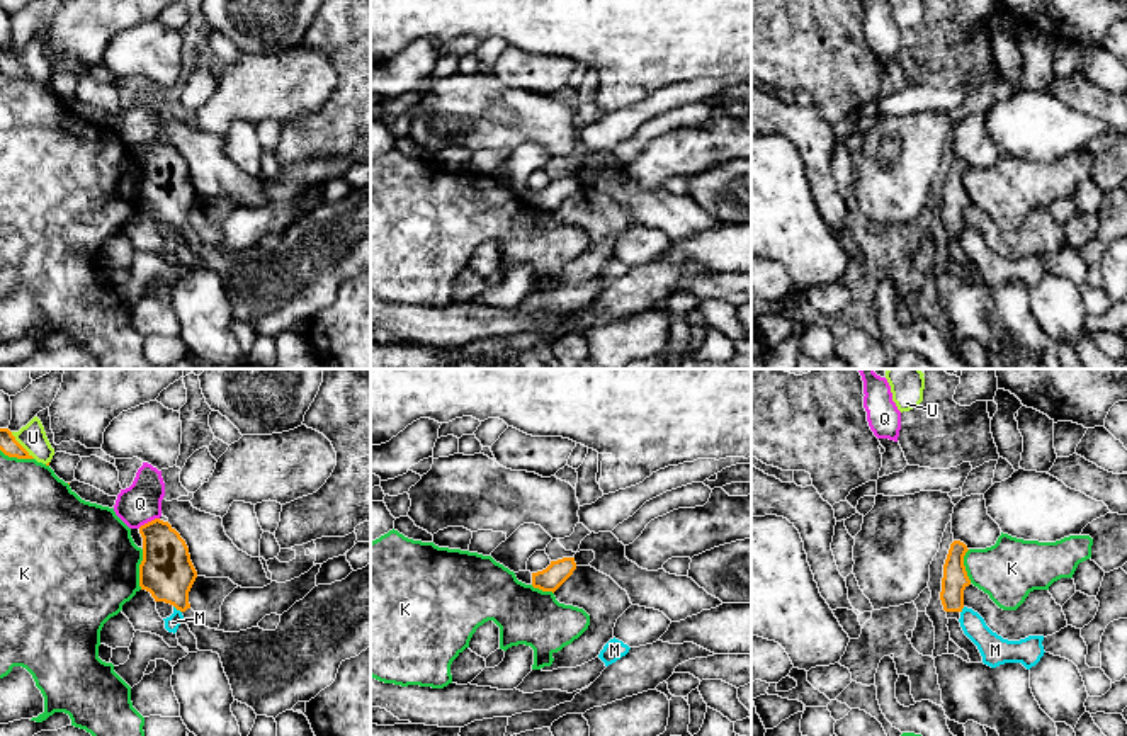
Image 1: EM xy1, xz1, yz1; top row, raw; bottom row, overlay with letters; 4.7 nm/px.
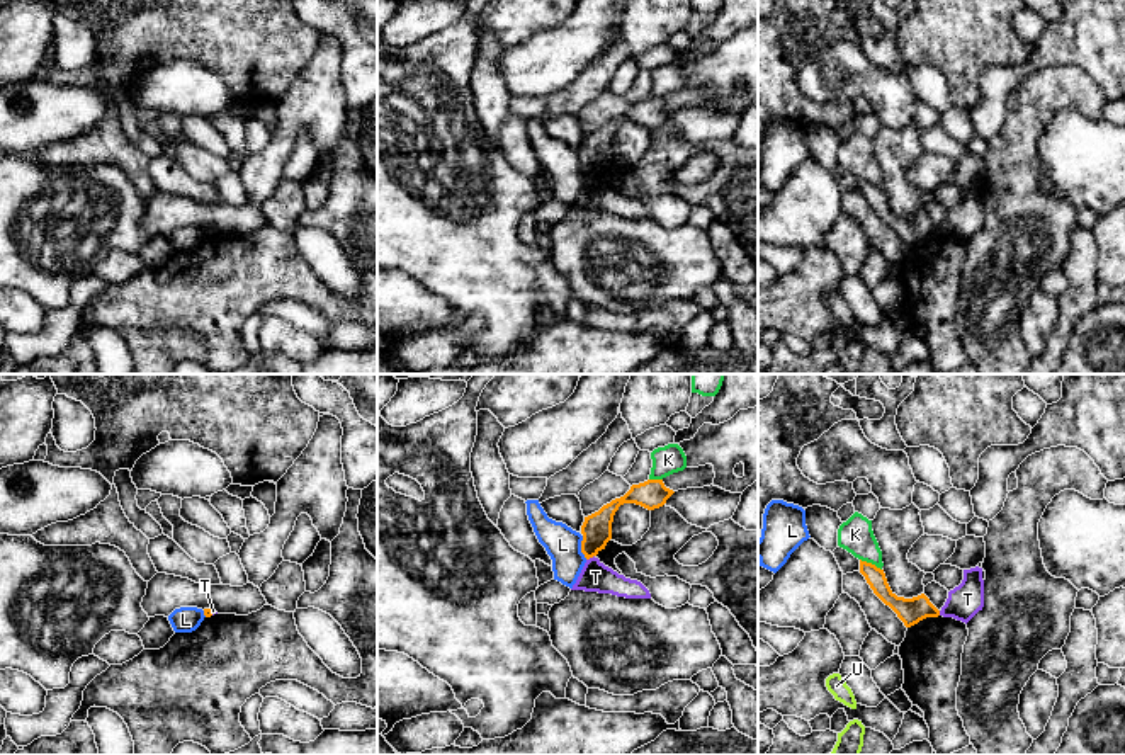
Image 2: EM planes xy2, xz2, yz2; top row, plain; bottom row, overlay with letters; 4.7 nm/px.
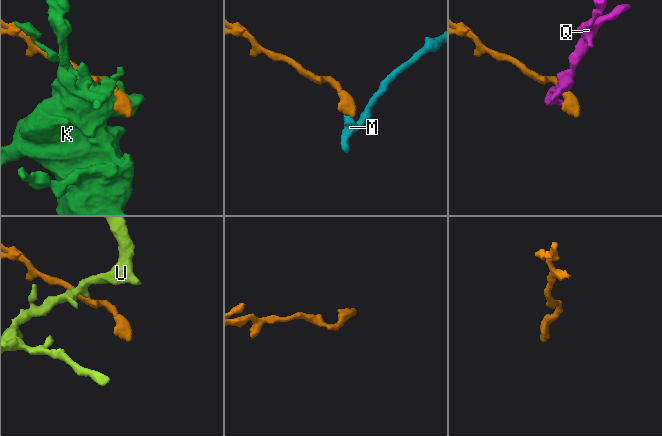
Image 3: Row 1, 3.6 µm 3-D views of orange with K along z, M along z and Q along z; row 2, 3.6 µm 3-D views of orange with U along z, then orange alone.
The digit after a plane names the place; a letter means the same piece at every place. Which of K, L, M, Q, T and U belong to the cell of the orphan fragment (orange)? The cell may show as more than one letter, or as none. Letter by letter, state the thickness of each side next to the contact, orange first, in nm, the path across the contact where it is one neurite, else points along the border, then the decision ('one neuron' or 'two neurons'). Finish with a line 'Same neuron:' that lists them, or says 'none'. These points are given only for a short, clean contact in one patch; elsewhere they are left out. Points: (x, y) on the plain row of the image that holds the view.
K: 260 nm thick on the orange side, 500 nm on the other; two neurons
L: 140 nm thick on the orange side, 170 nm on the other; two neurons
M: 260 nm thick on the orange side, 70 nm on the other; border along xy1 (174, 225), (181, 232); two neurons
Q: 260 nm thick on the orange side, 190 nm on the other; border along xy1 (158, 136), (138, 147); two neurons
T: 140 nm thick on the orange side, 140 nm on the other; border along xz2 (593, 174), (587, 179); two neurons
U: 90 nm thick on the orange side, 130 nm on the other; border along xy1 (11, 51), (34, 77); two neurons
Same neuron: none

